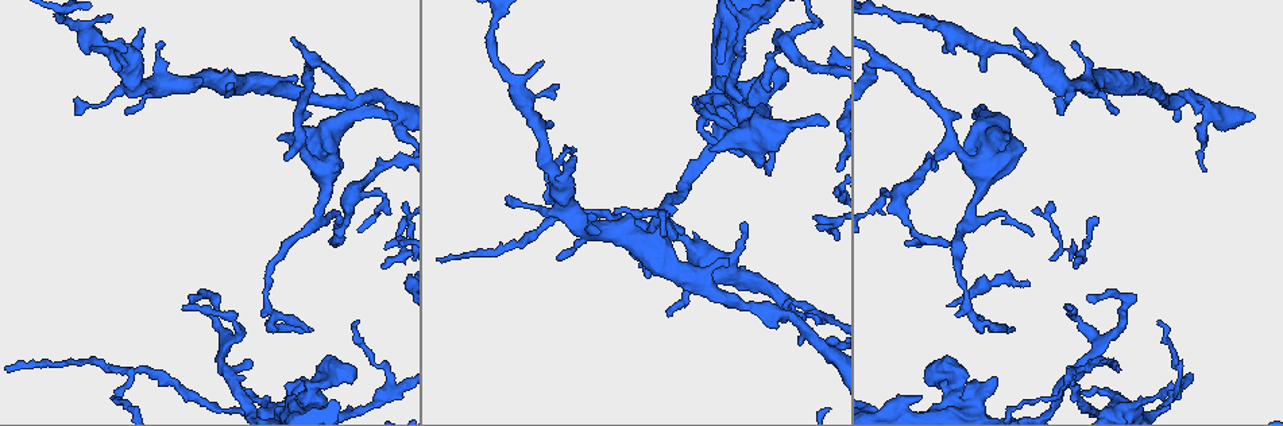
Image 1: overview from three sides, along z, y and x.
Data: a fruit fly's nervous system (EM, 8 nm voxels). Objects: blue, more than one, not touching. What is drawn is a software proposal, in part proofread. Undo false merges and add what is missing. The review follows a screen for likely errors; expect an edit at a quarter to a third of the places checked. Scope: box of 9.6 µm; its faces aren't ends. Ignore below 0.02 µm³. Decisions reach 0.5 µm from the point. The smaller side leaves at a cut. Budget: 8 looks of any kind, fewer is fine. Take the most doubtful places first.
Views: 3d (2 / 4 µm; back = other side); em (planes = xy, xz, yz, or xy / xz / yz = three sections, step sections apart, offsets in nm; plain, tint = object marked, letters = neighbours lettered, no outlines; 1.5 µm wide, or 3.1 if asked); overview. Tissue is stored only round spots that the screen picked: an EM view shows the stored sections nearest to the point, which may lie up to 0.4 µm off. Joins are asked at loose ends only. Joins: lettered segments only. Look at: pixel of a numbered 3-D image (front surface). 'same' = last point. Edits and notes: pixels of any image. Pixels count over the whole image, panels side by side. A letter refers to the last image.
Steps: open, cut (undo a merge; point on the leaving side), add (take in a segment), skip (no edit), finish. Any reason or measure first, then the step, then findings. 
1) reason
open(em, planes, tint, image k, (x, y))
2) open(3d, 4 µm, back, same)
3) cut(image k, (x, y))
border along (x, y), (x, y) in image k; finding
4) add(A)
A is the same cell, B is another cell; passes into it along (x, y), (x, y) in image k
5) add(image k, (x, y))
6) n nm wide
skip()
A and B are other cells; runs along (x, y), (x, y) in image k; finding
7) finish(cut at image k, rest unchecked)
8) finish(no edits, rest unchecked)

thin end
open(3d, 4 µm, image 1, (306, 331))

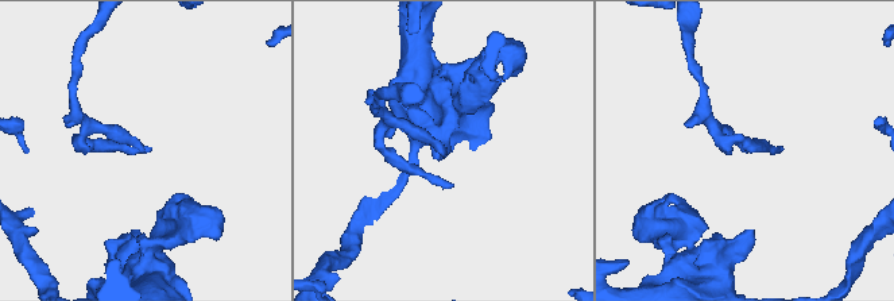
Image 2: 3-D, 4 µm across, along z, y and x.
open(em, planes, letters, image 2, (140, 152))

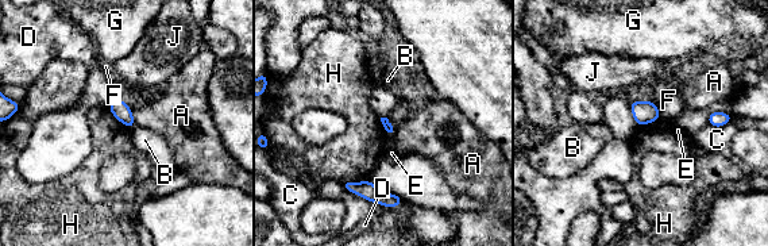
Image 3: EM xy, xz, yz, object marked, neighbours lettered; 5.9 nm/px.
skip()
A, B, C, D, E, F, G, H and J are other cells; border along (367, 180), (344, 181), (342, 184) in image 3; no lettered segment goes on from it

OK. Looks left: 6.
tapers out
open(em, planes, plain, image 1, (787, 300))

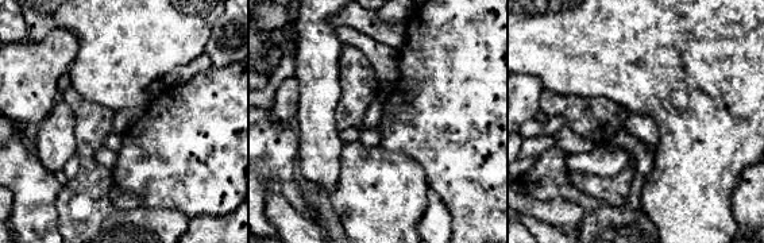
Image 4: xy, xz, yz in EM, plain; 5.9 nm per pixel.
open(em, planes, letters, same)

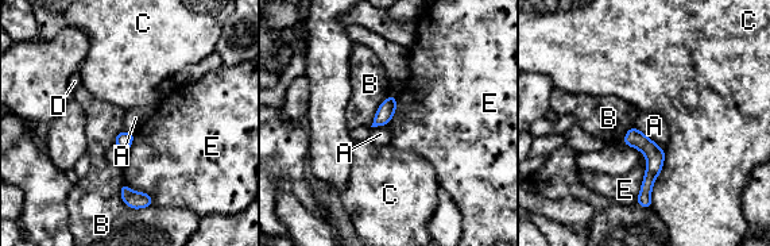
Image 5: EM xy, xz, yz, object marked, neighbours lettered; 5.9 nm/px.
100 nm wide
skip()
A, B, C, D and E are other cells; border along (122, 183), (127, 206), (151, 206) in image 5; no lettered segment goes on from it

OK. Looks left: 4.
open(3d, 4 µm, image 1, (1072, 369))

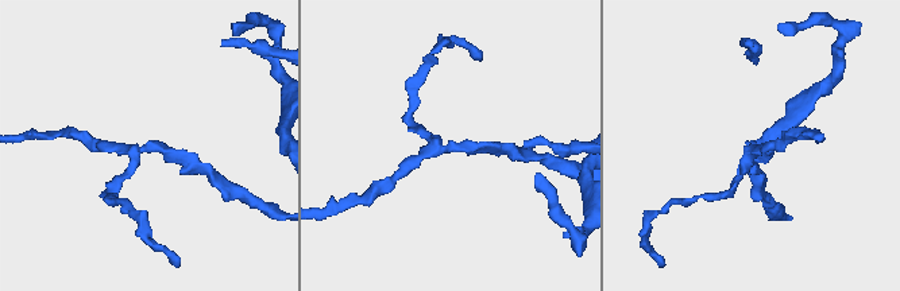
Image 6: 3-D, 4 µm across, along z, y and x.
shape alone is not enough
open(em, planes, letters, image 6, (750, 150))

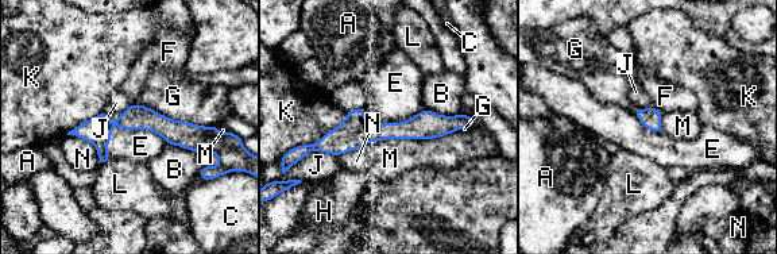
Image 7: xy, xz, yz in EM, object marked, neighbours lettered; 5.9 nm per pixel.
120 nm wide
skip()
A, B, C, E, F, G, H, J, K, L, M and N are other cells; one cell here

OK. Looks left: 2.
finish(no edits, rest unchecked)

